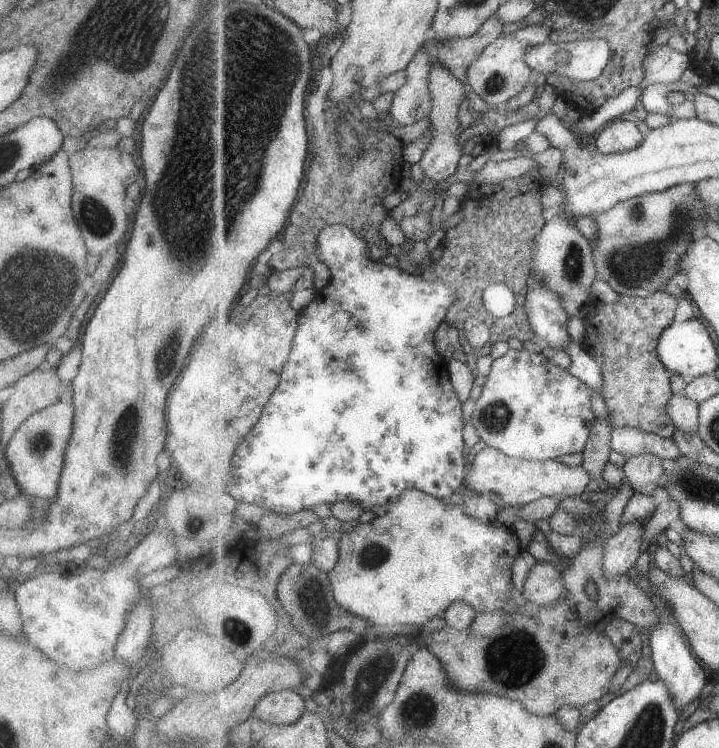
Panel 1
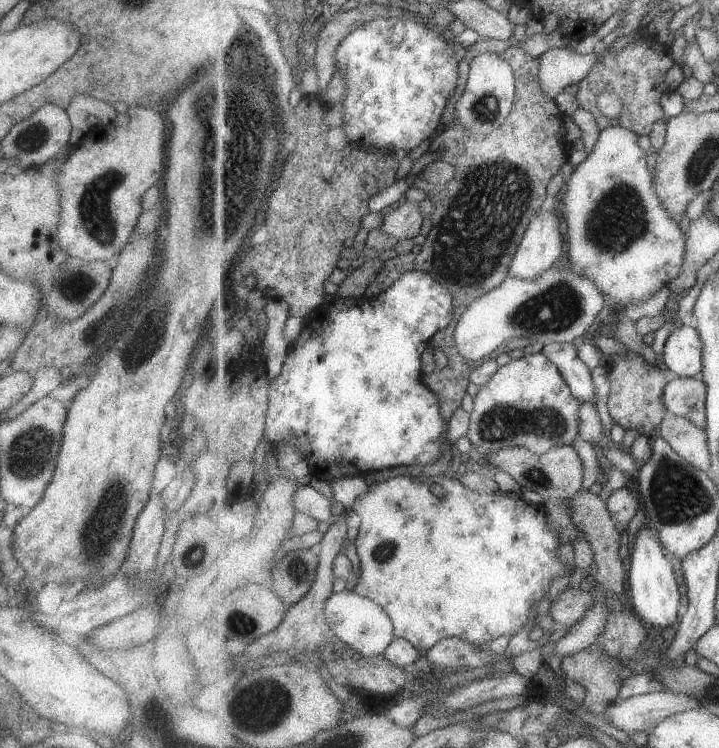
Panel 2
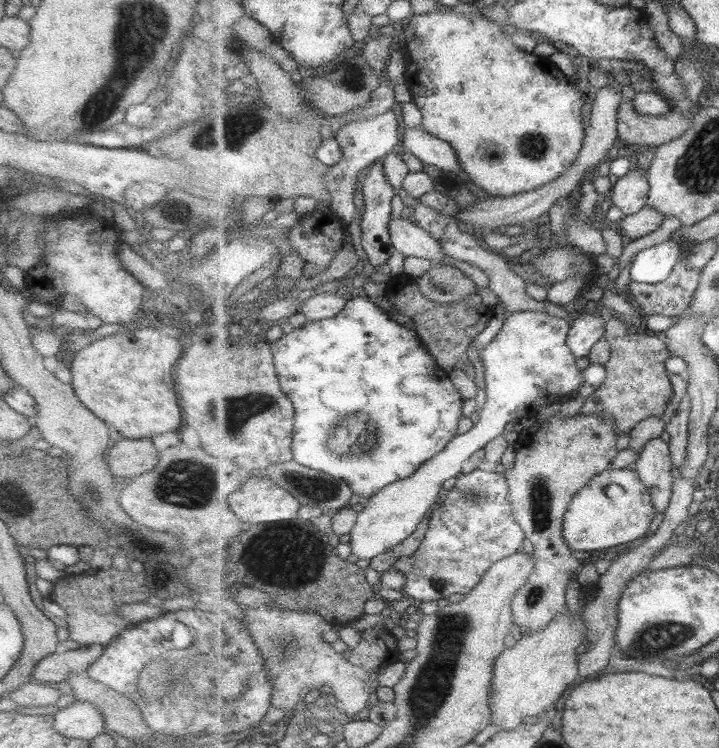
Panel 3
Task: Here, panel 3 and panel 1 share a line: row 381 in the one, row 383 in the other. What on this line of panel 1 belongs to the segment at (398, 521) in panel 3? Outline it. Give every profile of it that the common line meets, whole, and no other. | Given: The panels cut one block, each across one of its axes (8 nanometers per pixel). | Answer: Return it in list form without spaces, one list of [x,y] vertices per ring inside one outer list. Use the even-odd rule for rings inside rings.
[[[509,348],[505,355],[493,361],[474,406],[471,422],[480,437],[480,445],[492,446],[511,458],[529,461],[553,460],[563,454],[582,455],[597,420],[590,386],[569,374],[566,368],[557,366],[545,354],[532,353],[525,348]]]

